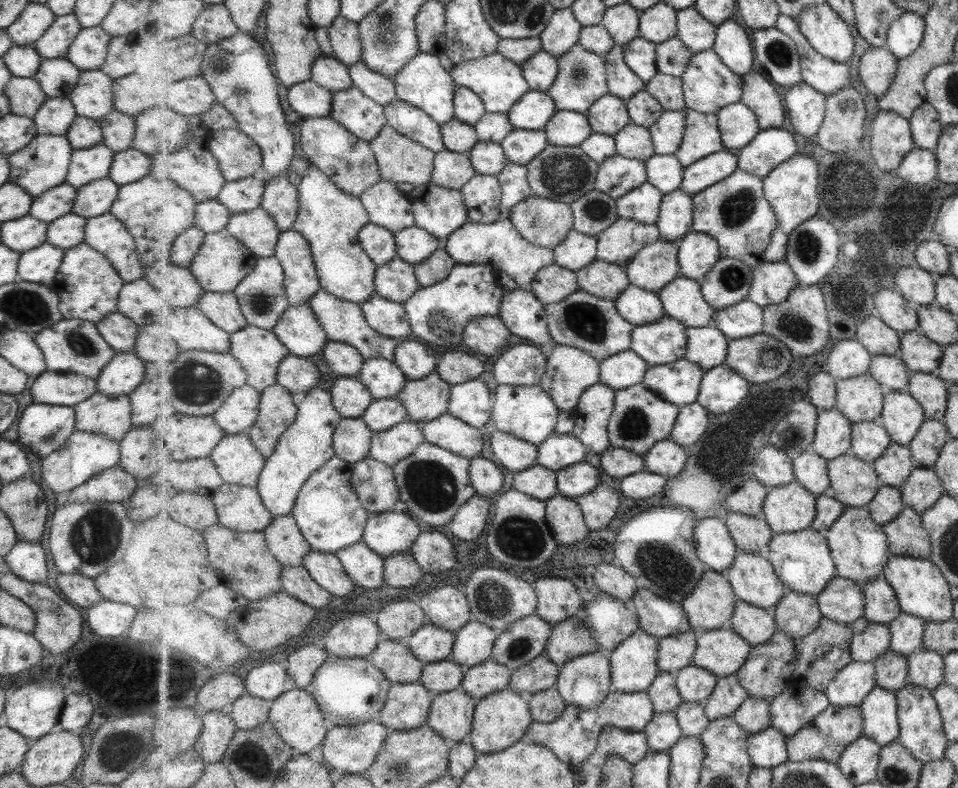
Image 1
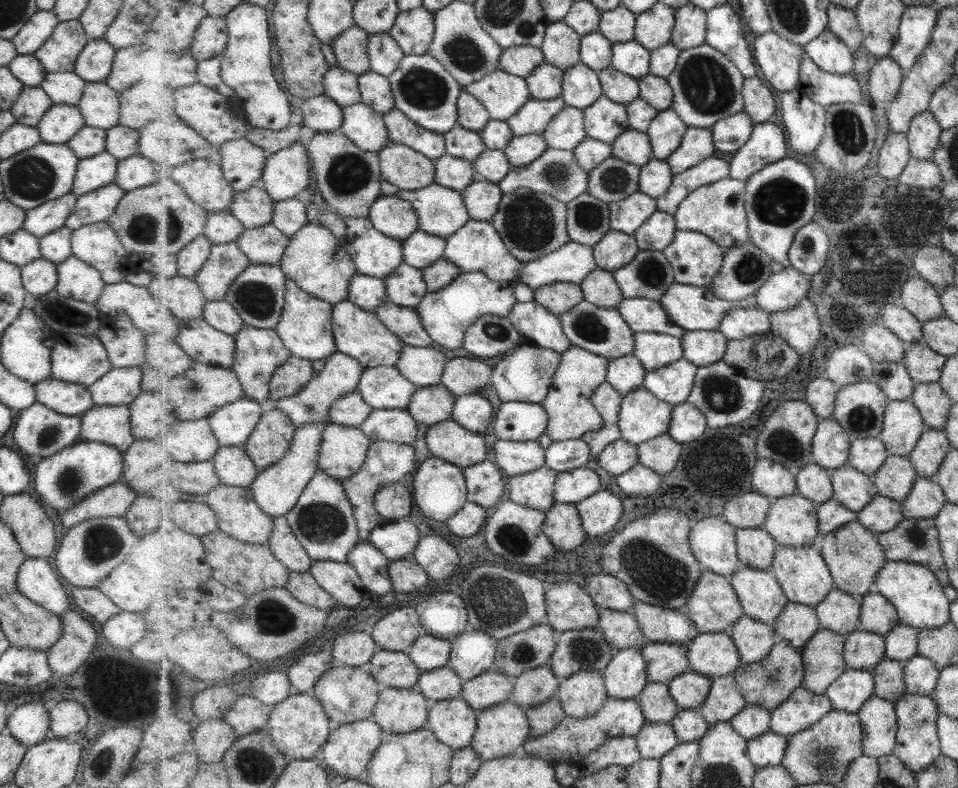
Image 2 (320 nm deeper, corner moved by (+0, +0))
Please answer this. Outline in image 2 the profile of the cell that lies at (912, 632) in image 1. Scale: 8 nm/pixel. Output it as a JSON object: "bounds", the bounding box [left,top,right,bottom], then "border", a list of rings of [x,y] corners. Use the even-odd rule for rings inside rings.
{"bounds":[886,624,920,662],"border":[[[907,624],[897,625],[886,634],[886,656],[891,660],[907,662],[918,654],[920,630]]]}

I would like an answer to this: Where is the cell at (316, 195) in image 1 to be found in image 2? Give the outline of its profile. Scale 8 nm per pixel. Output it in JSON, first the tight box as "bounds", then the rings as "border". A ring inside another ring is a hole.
{"bounds":[348,272,388,313],"border":[[[356,272],[349,285],[348,300],[375,313],[388,301],[386,282],[384,279]]]}

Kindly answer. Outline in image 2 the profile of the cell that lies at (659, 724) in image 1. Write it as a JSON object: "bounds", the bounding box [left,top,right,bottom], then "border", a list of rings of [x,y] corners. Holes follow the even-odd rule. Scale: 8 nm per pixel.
{"bounds":[635,722,680,760],"border":[[[649,722],[635,738],[642,759],[661,760],[680,744],[671,723]]]}

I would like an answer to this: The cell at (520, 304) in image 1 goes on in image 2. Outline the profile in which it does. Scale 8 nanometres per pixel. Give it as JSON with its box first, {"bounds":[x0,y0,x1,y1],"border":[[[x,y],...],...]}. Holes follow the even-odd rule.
{"bounds":[509,302,573,353],"border":[[[517,302],[509,317],[530,344],[560,353],[573,345],[565,334],[561,317],[539,302]]]}

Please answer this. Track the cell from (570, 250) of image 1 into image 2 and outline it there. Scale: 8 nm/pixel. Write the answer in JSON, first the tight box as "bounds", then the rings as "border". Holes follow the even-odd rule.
{"bounds":[515,241,598,291],"border":[[[572,241],[565,244],[564,247],[557,249],[556,252],[543,256],[541,259],[525,262],[515,281],[524,282],[528,284],[533,291],[537,291],[538,288],[546,284],[553,284],[554,282],[580,284],[584,282],[587,275],[591,275],[597,270],[598,265],[594,258],[594,248]]]}

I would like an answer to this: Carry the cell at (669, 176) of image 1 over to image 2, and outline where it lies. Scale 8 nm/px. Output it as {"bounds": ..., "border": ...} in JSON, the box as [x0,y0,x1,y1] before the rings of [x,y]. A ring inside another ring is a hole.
{"bounds":[639,158,675,198],"border":[[[653,158],[642,167],[639,191],[659,198],[672,186],[675,174],[666,160]]]}

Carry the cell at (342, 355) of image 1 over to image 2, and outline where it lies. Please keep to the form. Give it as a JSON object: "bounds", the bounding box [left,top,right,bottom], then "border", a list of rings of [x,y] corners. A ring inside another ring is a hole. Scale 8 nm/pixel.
{"bounds":[275,352,366,427],"border":[[[337,352],[327,359],[328,361],[324,368],[311,379],[308,386],[301,392],[290,397],[280,398],[275,402],[275,407],[286,412],[287,416],[291,417],[293,424],[296,424],[297,427],[302,424],[328,420],[331,407],[335,404],[335,401],[339,400],[340,396],[357,390],[360,386],[366,368],[361,365],[357,358],[353,358],[343,352]]]}

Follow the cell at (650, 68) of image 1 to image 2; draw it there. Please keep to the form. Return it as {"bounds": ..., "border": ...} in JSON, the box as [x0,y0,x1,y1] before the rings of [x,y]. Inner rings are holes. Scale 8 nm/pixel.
{"bounds":[612,40,652,80],"border":[[[636,40],[613,43],[612,66],[638,80],[651,72],[651,58],[652,51]]]}

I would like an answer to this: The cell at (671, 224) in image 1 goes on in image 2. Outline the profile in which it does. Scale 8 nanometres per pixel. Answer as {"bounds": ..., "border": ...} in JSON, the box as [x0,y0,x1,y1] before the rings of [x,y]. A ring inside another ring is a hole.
{"bounds":[635,210,677,251],"border":[[[658,210],[645,221],[635,236],[641,251],[664,251],[675,240],[677,230],[676,217]]]}

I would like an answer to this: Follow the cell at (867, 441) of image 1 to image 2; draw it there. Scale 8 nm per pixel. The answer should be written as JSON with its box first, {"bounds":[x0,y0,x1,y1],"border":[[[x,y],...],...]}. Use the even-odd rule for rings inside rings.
{"bounds":[848,438,889,476],"border":[[[860,438],[852,441],[848,465],[874,476],[889,455],[888,448],[880,438]]]}

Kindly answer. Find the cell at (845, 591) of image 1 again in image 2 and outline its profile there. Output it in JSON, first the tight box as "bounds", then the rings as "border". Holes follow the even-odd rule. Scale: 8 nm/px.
{"bounds":[815,588,862,635],"border":[[[839,588],[833,589],[823,602],[815,606],[823,629],[849,635],[860,628],[862,601]]]}

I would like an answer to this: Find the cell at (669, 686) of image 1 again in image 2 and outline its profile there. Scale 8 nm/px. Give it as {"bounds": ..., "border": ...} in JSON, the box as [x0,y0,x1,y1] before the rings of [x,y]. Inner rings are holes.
{"bounds":[635,682,679,723],"border":[[[649,682],[635,699],[650,723],[672,723],[679,712],[676,700],[665,682]]]}

